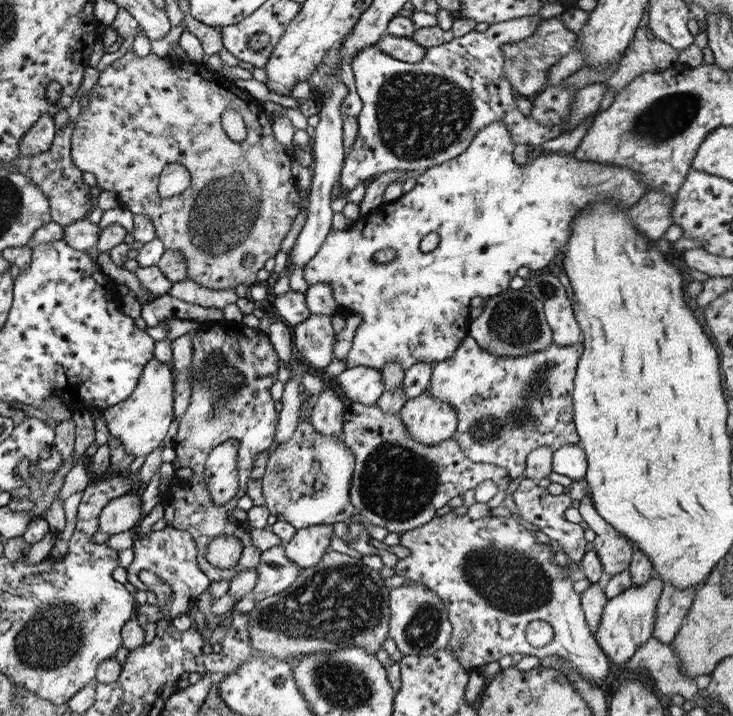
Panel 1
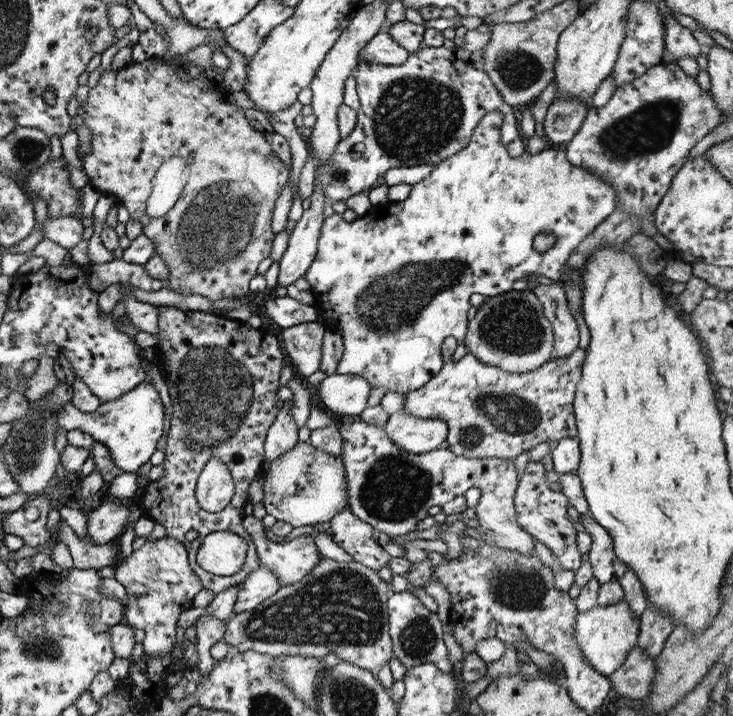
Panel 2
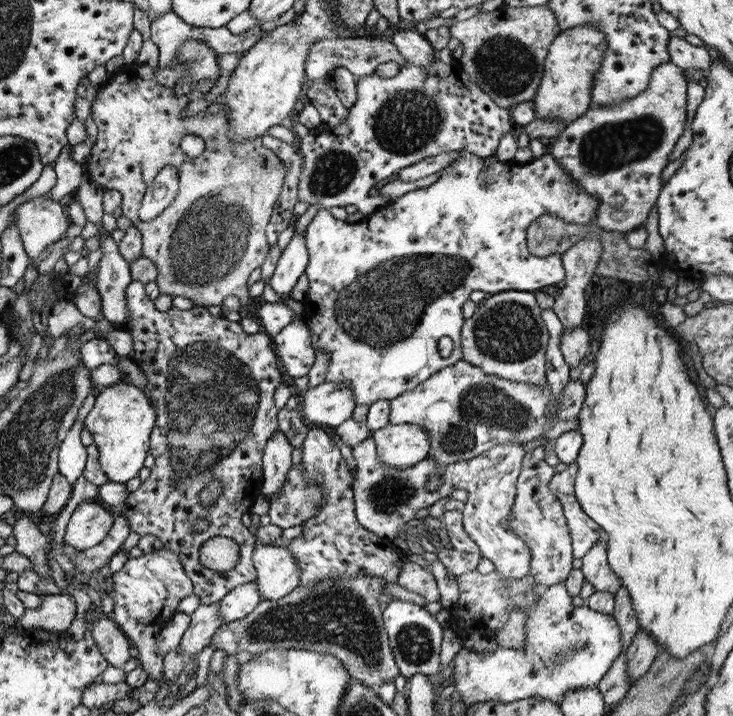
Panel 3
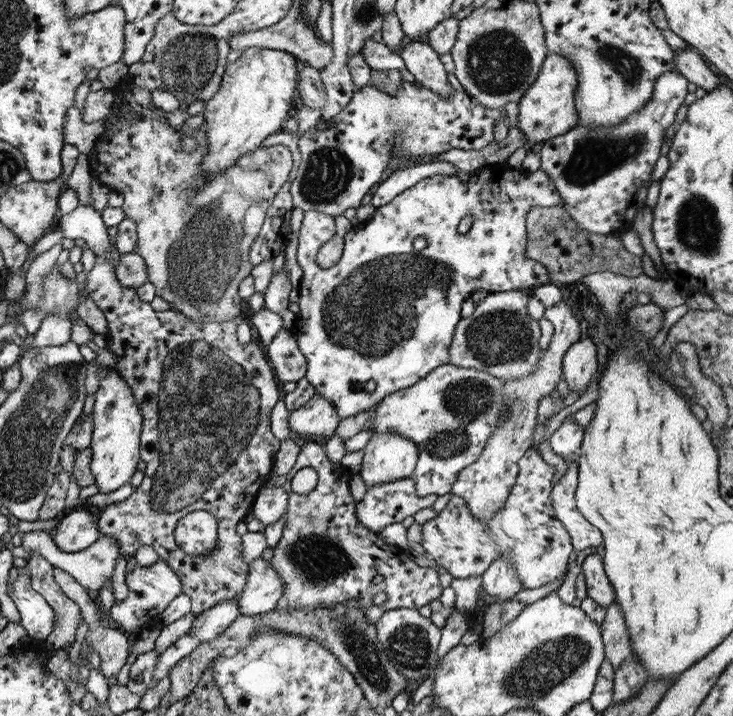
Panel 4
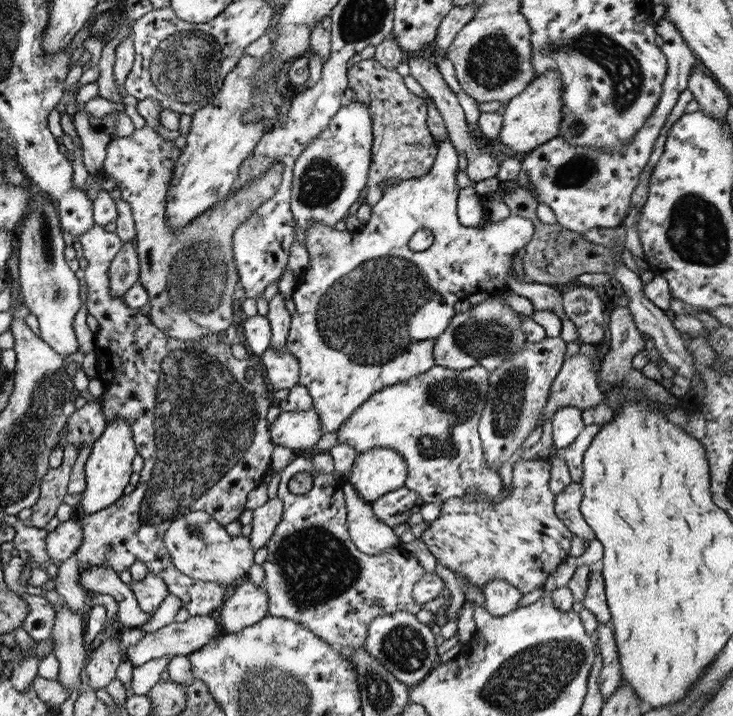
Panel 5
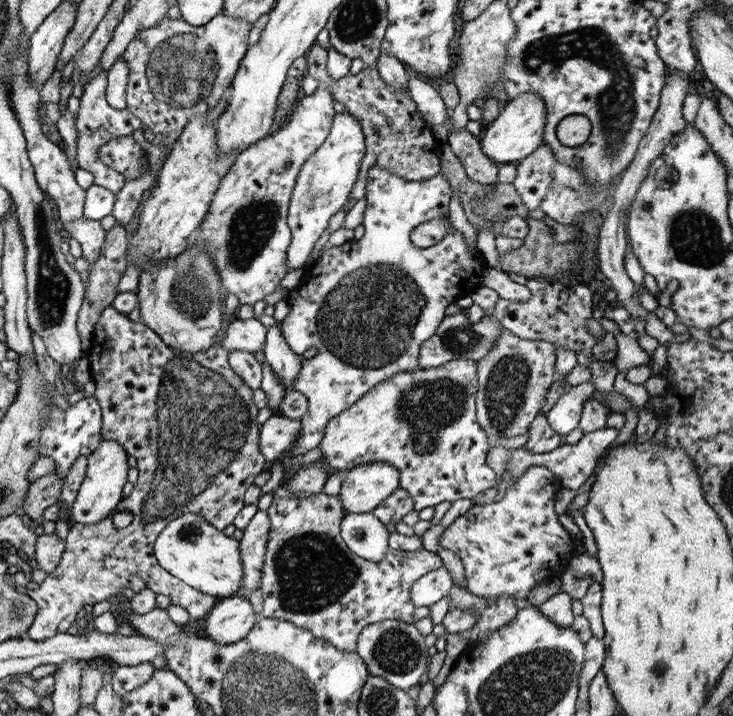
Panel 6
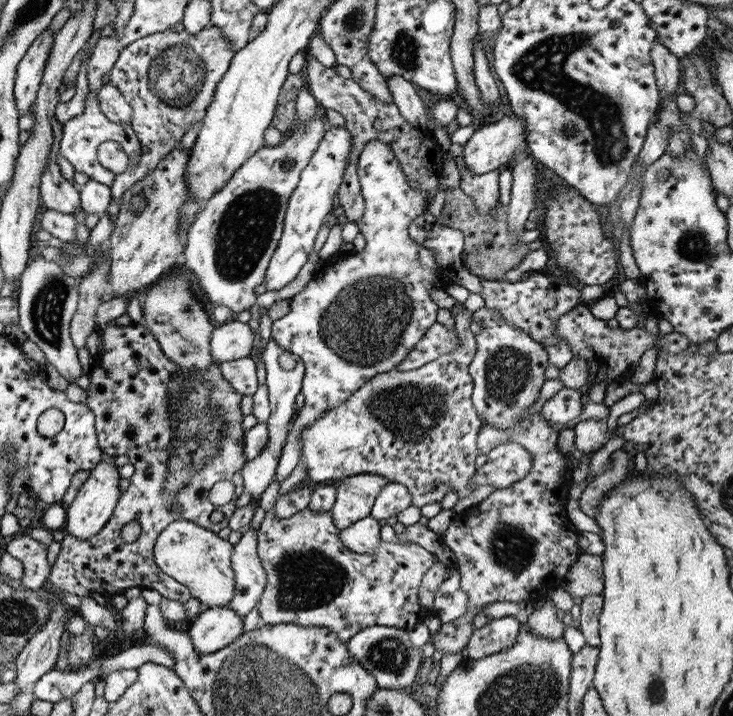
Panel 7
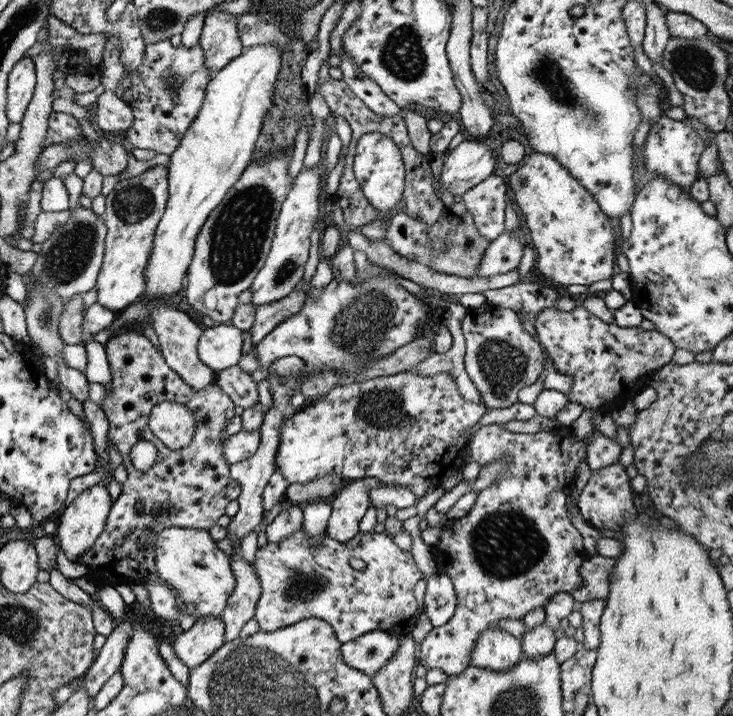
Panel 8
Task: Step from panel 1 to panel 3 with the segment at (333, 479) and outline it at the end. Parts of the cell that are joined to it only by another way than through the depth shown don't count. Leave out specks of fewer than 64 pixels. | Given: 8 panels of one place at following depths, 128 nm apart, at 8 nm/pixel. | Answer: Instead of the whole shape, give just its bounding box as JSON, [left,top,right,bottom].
[267,463,324,530]

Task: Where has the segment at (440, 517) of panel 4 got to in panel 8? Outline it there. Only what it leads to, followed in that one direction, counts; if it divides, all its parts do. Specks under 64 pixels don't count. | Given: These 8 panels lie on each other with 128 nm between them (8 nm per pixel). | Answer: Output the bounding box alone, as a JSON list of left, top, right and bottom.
[417,423,597,677]

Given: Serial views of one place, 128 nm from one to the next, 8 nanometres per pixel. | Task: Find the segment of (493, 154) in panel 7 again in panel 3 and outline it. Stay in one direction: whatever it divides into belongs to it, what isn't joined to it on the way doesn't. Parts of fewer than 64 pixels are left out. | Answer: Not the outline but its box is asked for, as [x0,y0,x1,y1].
[531,25,606,126]

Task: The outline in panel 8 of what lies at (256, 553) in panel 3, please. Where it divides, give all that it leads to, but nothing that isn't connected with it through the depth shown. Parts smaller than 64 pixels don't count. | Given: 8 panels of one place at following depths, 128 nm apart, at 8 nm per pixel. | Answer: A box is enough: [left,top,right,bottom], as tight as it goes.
[171,616,224,668]

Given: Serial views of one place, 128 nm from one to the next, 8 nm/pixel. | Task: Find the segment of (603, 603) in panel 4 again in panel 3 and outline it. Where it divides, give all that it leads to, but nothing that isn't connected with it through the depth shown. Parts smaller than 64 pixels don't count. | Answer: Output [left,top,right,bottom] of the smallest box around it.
[579,540,621,594]

